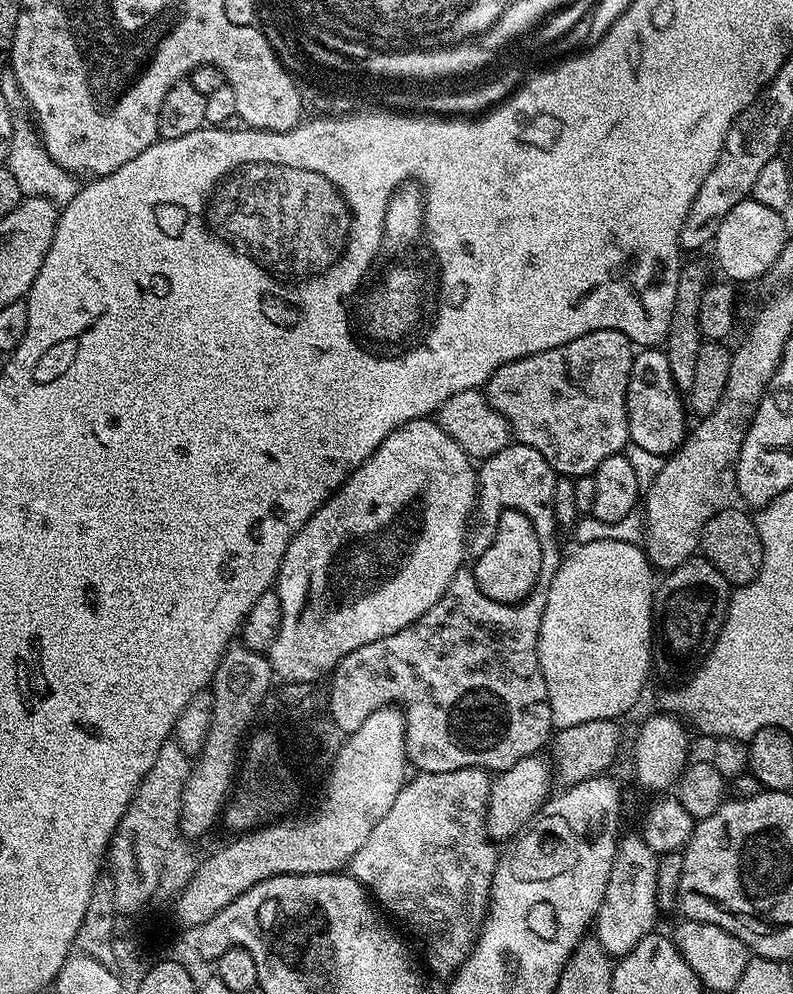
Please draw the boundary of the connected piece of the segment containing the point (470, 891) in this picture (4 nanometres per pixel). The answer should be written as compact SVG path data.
M463 768L462 770L450 770L449 772L420 772L416 777L409 779L404 785L404 789L394 798L394 806L390 806L390 811L386 813L386 818L370 830L370 838L359 847L354 854L350 865L350 874L364 885L365 889L374 897L375 903L381 909L393 912L400 920L408 923L408 928L424 943L424 948L428 951L428 964L432 967L432 972L436 976L451 978L456 975L465 958L472 953L472 947L476 945L476 937L480 935L480 927L484 924L484 919L488 916L488 899L492 893L492 879L496 869L498 859L498 848L488 835L488 827L484 824L488 817L488 795L492 789L492 780L489 773L482 768Z

